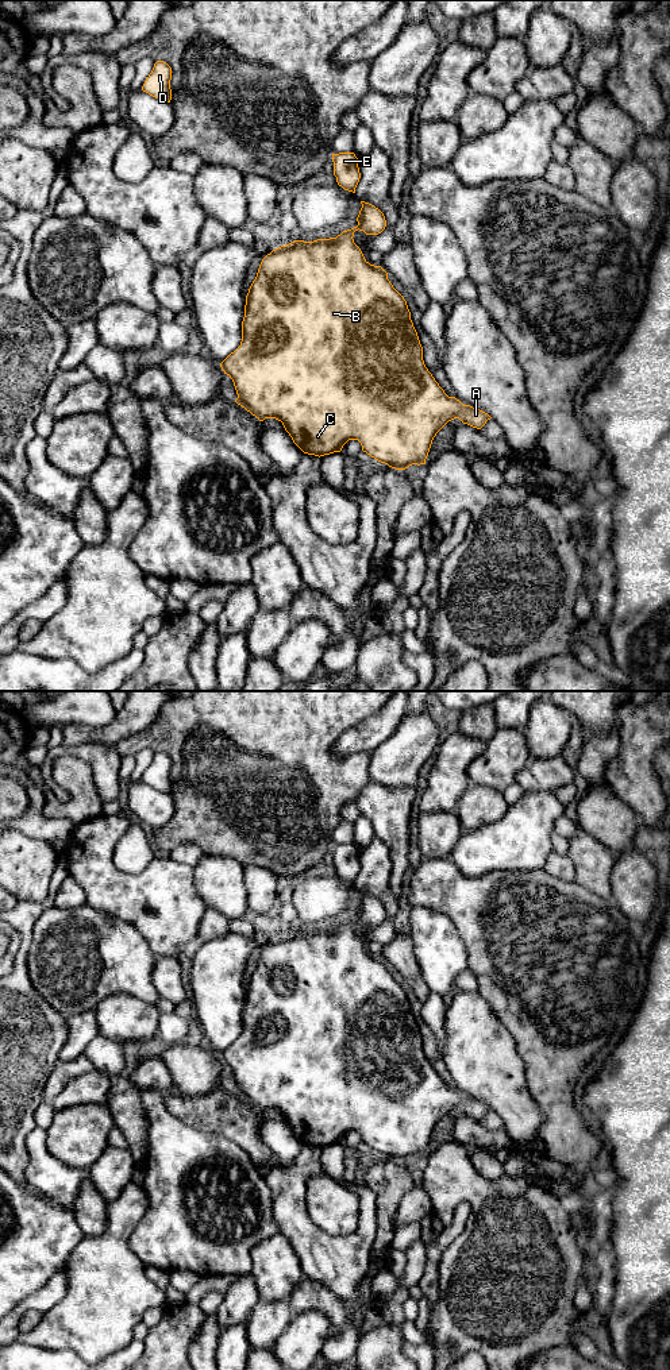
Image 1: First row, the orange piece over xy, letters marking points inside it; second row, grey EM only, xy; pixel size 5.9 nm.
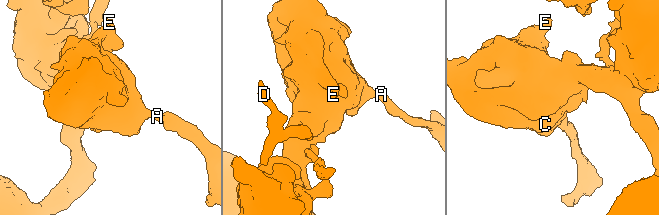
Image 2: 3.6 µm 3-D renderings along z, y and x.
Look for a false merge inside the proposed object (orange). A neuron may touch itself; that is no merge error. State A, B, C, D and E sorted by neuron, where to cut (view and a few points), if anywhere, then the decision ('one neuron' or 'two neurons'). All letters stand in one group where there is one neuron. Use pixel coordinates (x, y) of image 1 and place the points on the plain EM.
A B C D E | no cut | one neuron

